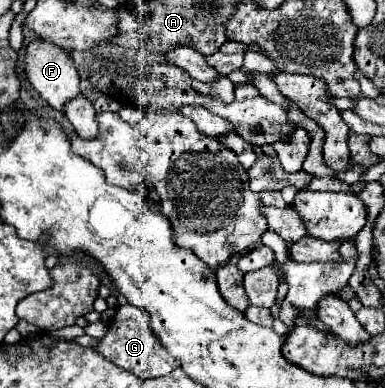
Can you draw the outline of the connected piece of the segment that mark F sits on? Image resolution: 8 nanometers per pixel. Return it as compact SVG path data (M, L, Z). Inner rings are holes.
M34 40L28 44L26 48L26 74L30 84L38 90L38 94L54 108L54 110L64 110L64 106L78 98L80 92L80 76L72 64L72 60L68 58L66 50L46 42L46 40Z

